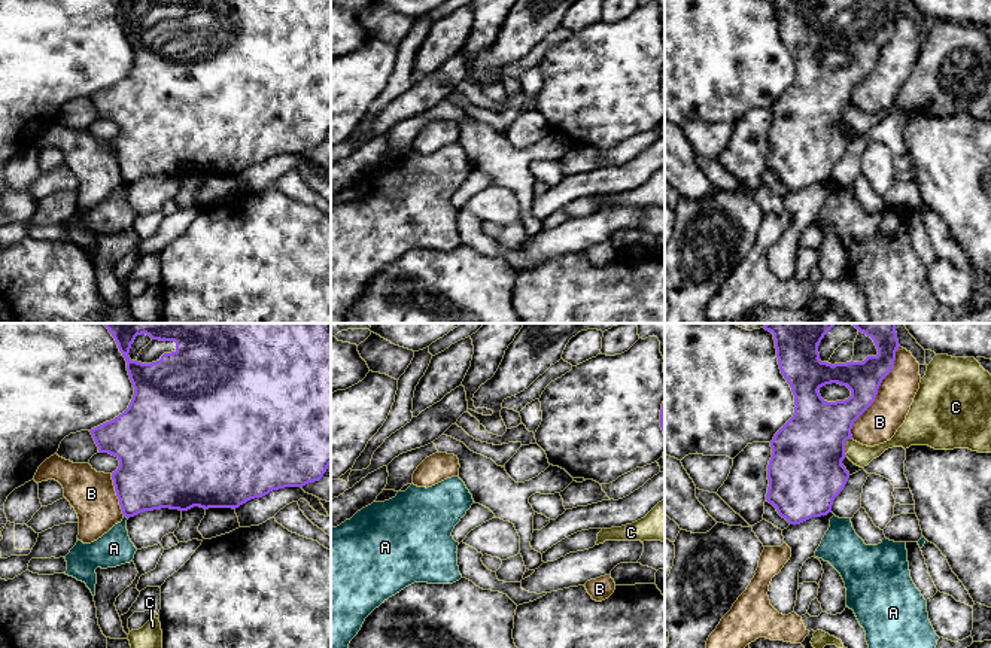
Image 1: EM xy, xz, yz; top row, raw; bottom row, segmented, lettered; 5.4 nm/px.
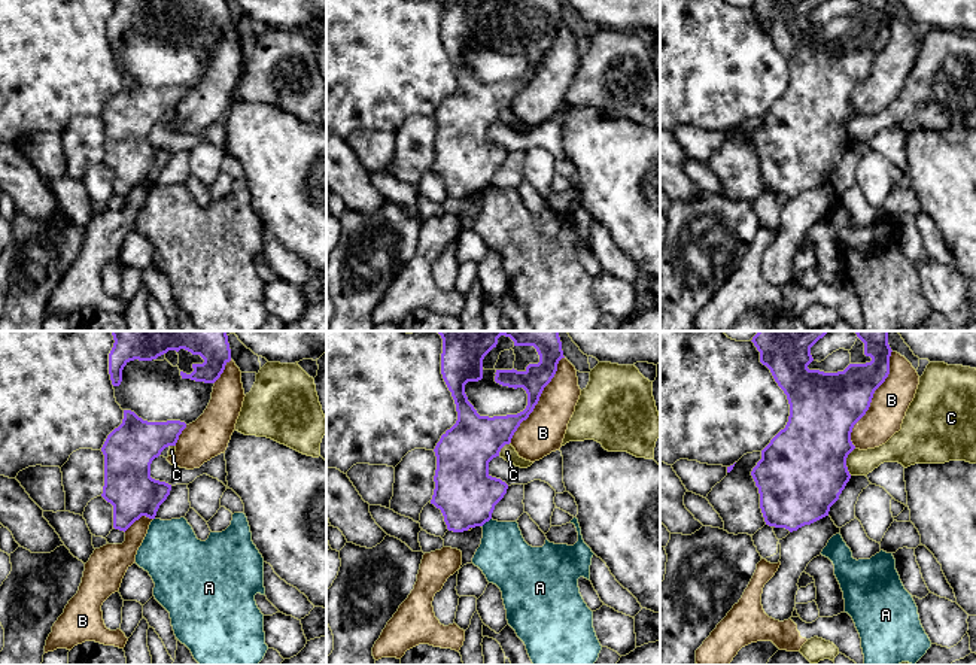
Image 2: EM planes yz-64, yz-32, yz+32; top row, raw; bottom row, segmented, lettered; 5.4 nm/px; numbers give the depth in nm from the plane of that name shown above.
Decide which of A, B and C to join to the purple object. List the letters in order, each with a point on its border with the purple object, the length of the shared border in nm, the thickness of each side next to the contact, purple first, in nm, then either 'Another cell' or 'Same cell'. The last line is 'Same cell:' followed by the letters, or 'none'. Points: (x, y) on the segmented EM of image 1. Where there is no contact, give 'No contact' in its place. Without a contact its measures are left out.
A: Touches purple at xy (125, 516). Shared border 30 nm. Thickness 360 nm (purple) against 190 nm. Another cell
B: Touches purple at yz (876, 392). Shared border 550 nm. Thickness 190 nm (purple) against 200 nm. Another cell
C: Touches purple at yz (844, 446). Shared border 110 nm. Thickness 400 nm (purple) against 120 nm. Another cell
Same cell: none

